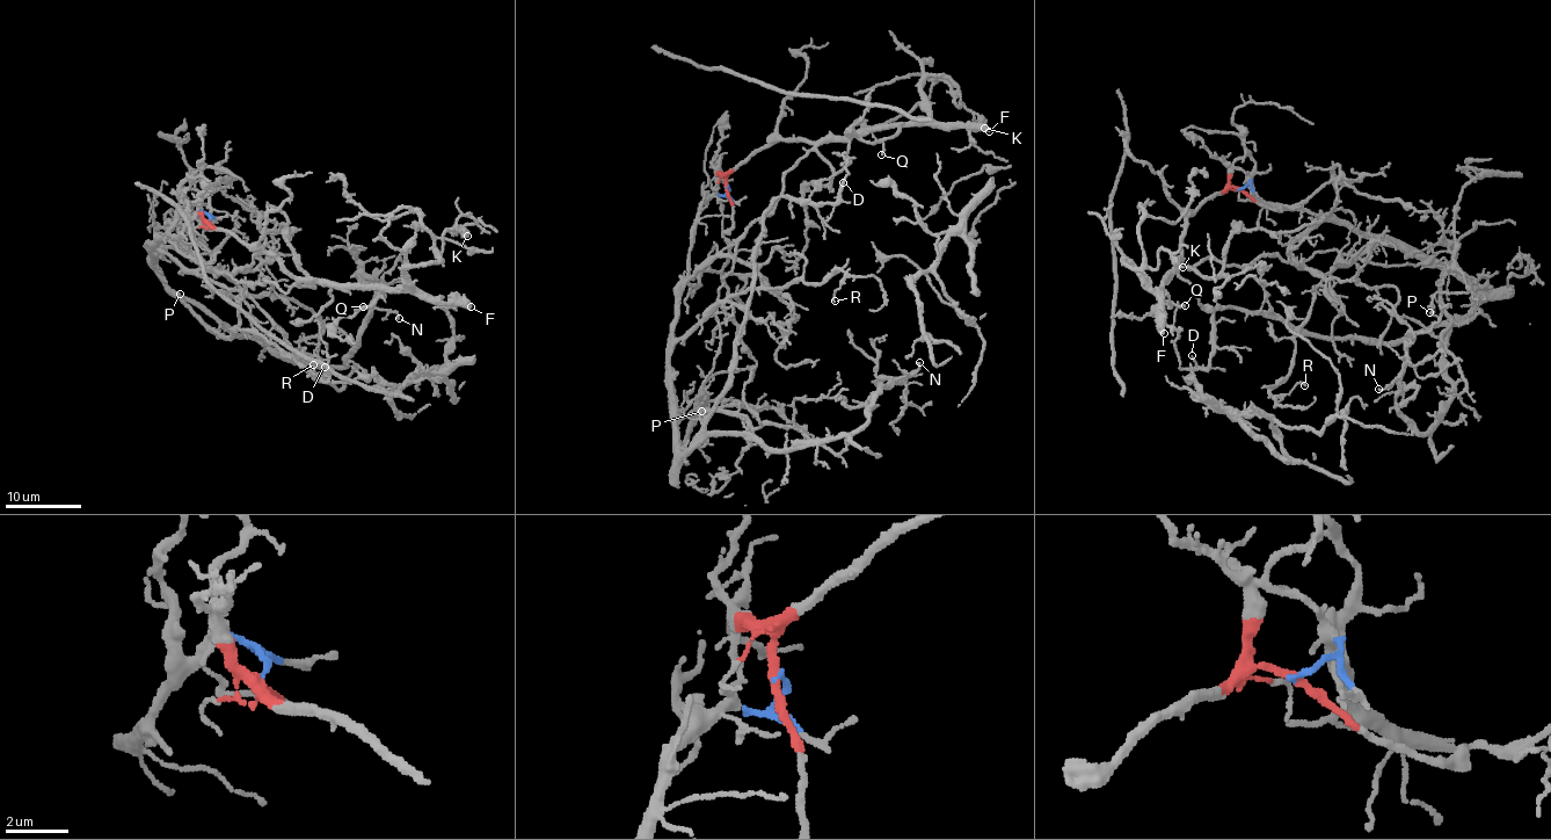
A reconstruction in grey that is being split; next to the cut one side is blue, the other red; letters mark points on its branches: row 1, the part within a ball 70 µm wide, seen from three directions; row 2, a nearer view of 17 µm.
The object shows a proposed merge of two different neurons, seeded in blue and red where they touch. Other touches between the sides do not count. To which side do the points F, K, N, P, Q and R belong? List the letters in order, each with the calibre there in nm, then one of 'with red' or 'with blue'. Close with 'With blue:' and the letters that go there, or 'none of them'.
F: calibre 400 nm; with red
K: calibre 240 nm; with red
N: calibre 150 nm; with blue
P: calibre 190 nm; with blue
Q: calibre 140 nm; with red
R: calibre 140 nm; with blue
With blue: N, P, R

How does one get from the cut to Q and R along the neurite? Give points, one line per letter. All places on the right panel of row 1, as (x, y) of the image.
Q: (1239, 189), (1230, 187), (1206, 198), (1187, 221), (1178, 266), (1163, 285), (1169, 302), (1184, 306)
R: (1239, 189), (1251, 180), (1267, 202), (1344, 219), (1374, 240), (1316, 289), (1291, 368), (1271, 395), (1305, 386)

